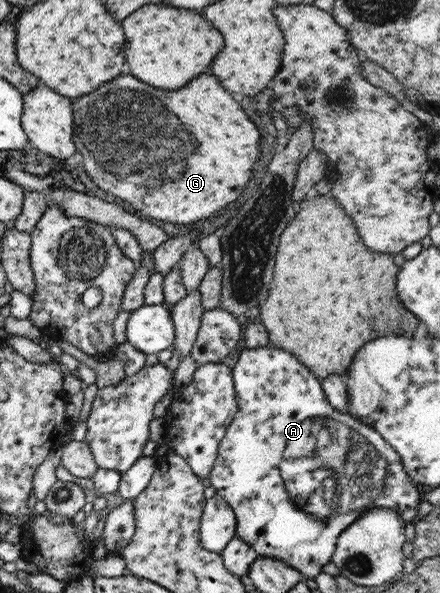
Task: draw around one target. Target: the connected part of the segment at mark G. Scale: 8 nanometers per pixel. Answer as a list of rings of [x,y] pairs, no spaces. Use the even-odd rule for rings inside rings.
[[[122,74],[112,78],[110,82],[98,86],[96,90],[88,92],[88,94],[78,95],[71,99],[72,106],[72,142],[74,143],[77,154],[81,157],[82,169],[88,174],[90,180],[96,186],[111,195],[118,196],[122,200],[126,200],[132,205],[134,210],[141,212],[148,220],[161,224],[161,222],[172,222],[172,224],[192,224],[208,218],[212,214],[217,213],[224,208],[229,202],[232,202],[240,195],[251,177],[252,164],[258,158],[259,134],[258,128],[248,119],[240,105],[232,100],[229,92],[226,92],[220,82],[214,76],[206,76],[206,74],[198,74],[198,78],[194,78],[192,82],[188,82],[186,86],[182,86],[180,90],[156,90],[152,86],[146,86],[144,82]],[[138,130],[148,130],[146,134],[138,132]]]

